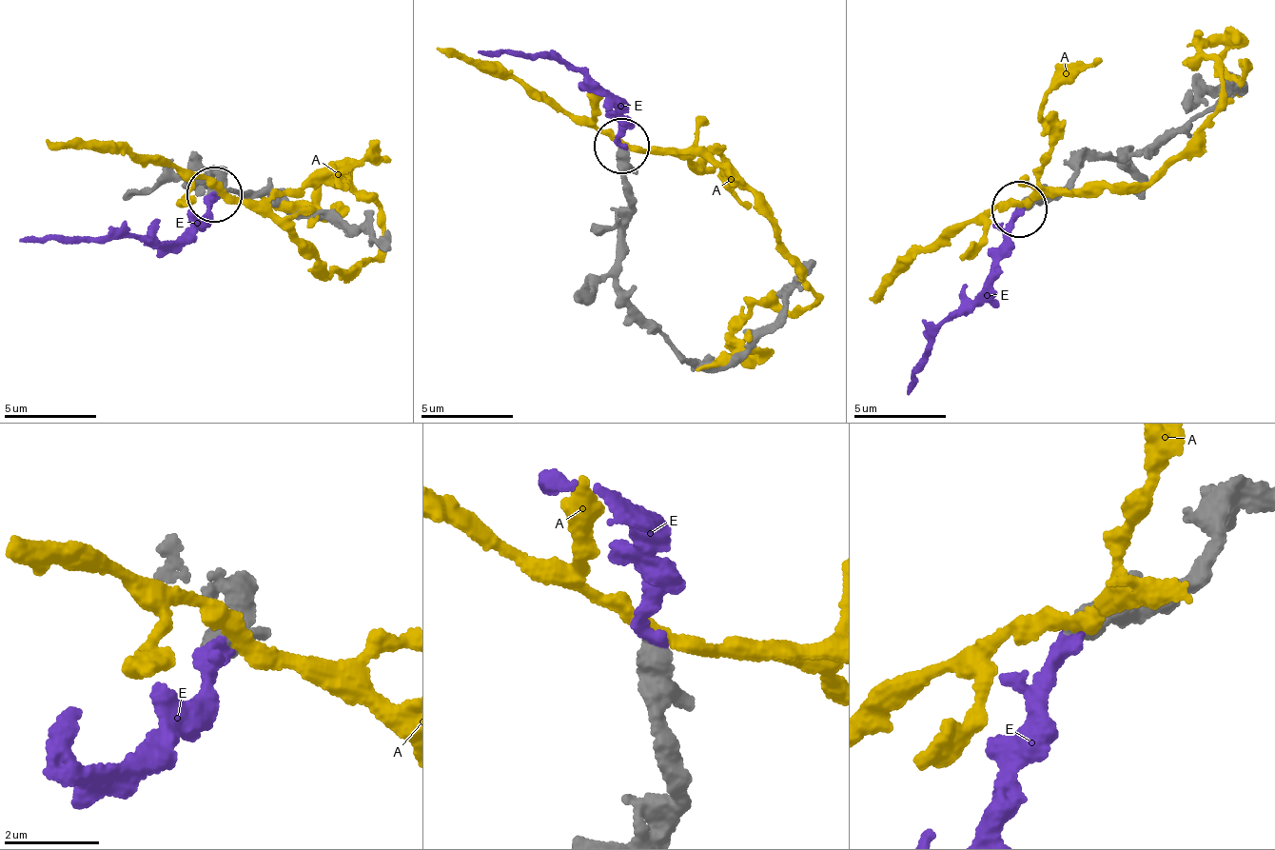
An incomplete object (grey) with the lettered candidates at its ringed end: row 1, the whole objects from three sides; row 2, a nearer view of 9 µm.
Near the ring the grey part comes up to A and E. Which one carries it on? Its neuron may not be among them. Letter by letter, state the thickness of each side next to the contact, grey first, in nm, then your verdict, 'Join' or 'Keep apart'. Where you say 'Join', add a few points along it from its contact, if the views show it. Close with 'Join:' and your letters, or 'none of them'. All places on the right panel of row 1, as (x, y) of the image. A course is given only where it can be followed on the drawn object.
A: Thickness 380 nm (grey) against 280 nm. Keep apart
E: Thickness 400 nm (grey) against 300 nm. Join. Its course: (1023, 210), (986, 286), (953, 315), (912, 365), (908, 394)
Join: E

